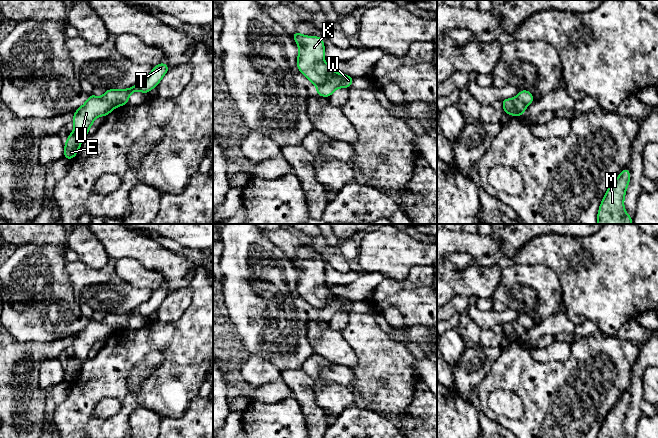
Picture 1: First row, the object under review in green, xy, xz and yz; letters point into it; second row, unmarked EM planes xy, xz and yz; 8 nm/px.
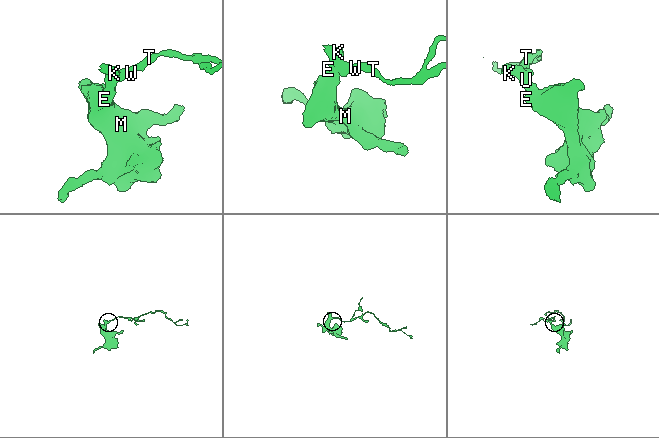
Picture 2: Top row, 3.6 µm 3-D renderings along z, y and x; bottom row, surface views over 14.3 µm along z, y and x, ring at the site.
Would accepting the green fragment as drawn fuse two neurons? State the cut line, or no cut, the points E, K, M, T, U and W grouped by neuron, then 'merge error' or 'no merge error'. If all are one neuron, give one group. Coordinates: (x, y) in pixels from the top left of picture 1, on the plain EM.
cut xz (338, 297), (328, 306), (317, 311); groups E K M U / T W; merge error

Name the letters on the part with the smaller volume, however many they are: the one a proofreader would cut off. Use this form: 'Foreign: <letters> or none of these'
Foreign: T, W

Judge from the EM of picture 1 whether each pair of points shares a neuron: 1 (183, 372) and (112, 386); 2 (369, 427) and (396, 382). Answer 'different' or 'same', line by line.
1: same
2: different

